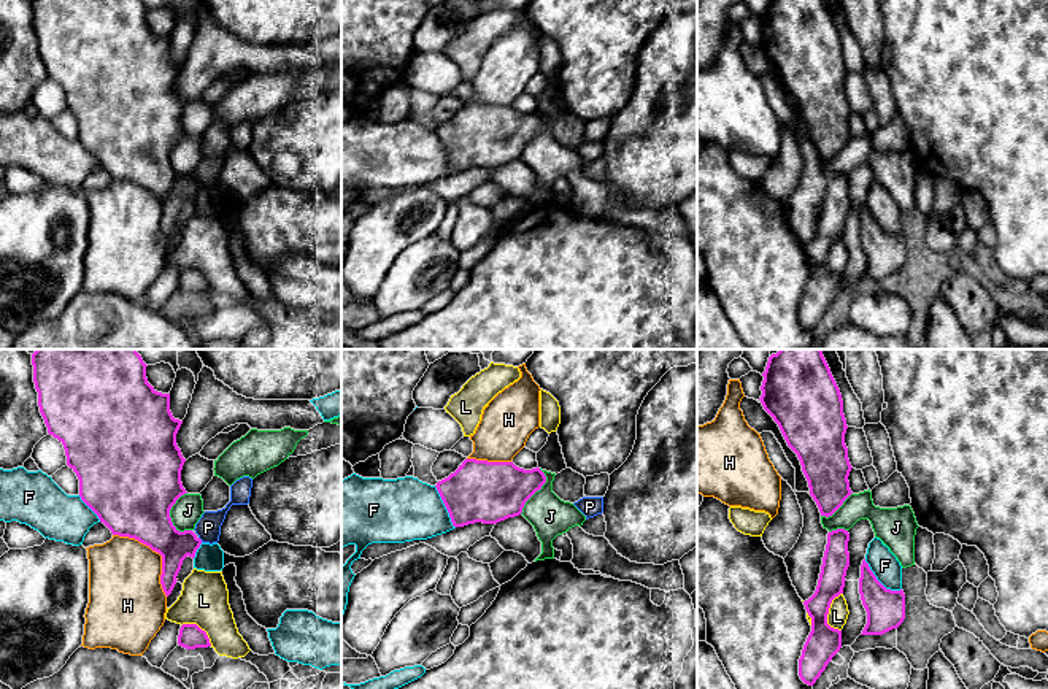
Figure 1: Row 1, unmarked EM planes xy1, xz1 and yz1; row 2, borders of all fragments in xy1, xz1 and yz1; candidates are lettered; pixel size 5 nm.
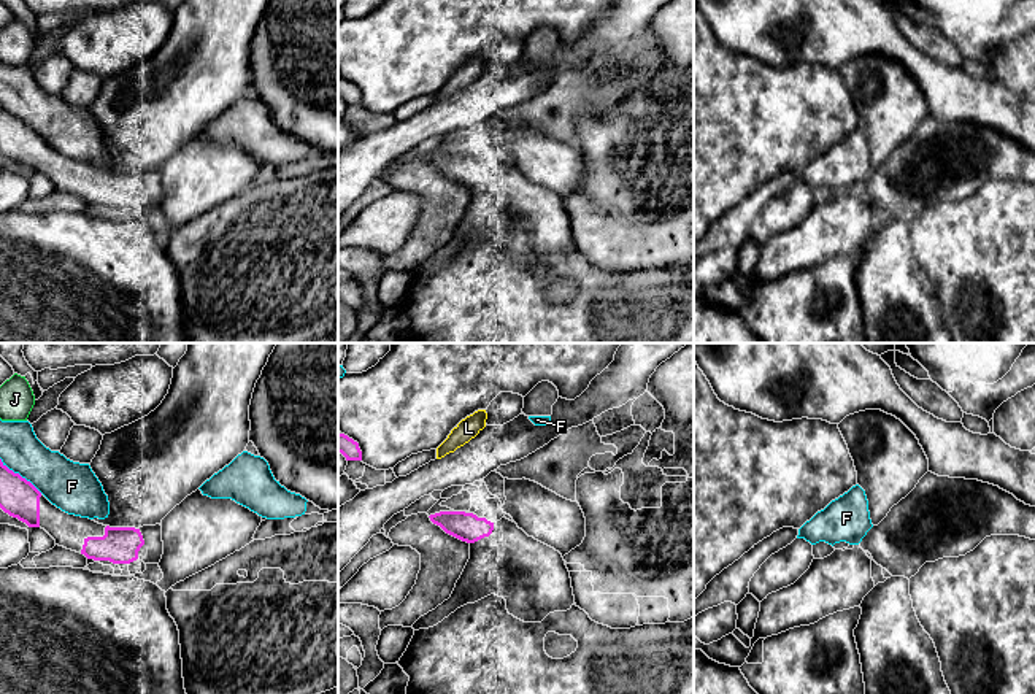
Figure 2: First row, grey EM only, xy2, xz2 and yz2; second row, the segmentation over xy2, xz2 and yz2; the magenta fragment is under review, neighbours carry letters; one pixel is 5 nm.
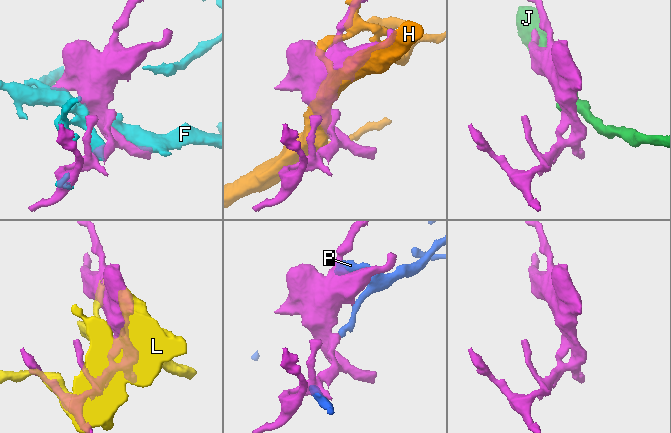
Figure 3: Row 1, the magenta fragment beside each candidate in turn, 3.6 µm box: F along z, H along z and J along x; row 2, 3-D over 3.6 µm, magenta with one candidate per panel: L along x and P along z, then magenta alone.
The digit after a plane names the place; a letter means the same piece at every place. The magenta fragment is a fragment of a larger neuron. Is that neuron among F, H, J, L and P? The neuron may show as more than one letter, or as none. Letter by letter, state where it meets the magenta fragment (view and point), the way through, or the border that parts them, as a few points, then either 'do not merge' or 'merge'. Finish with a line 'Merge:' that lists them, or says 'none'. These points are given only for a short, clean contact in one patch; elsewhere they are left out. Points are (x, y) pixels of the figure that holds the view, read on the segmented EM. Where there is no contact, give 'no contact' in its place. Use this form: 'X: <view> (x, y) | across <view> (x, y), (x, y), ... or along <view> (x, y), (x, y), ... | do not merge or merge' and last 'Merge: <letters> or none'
F: yz1 (878, 581) | do not merge
H: xy1 (157, 551) | do not merge
J: xy1 (169, 511) | along xy1 (186, 492), (170, 510), (170, 521), (180, 532) | do not merge
L: yz1 (828, 613) | do not merge
P: xy1 (200, 540) | do not merge
Merge: none

